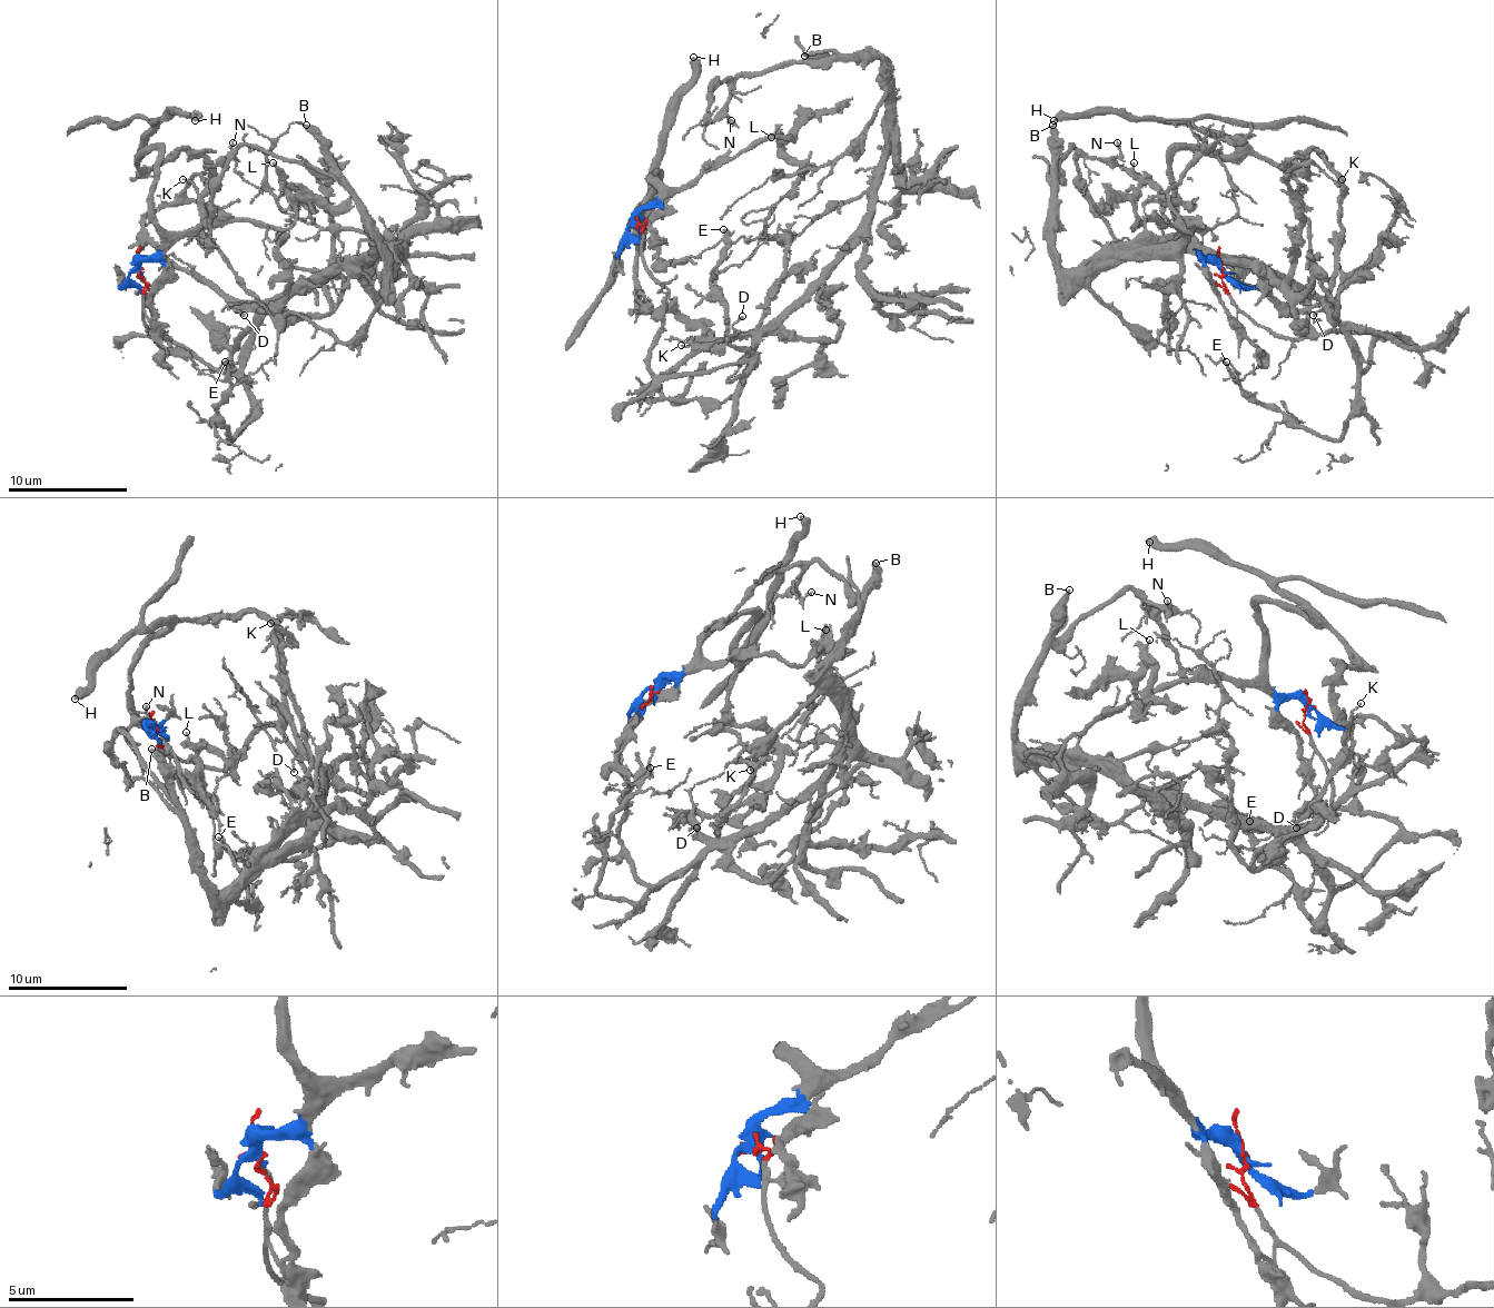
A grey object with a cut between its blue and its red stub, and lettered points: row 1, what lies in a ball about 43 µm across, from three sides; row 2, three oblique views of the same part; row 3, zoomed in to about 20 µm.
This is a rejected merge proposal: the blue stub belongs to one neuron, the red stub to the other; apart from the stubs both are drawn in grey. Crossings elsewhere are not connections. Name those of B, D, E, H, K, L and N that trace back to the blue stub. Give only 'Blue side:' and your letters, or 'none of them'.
Blue side: H, K, L

